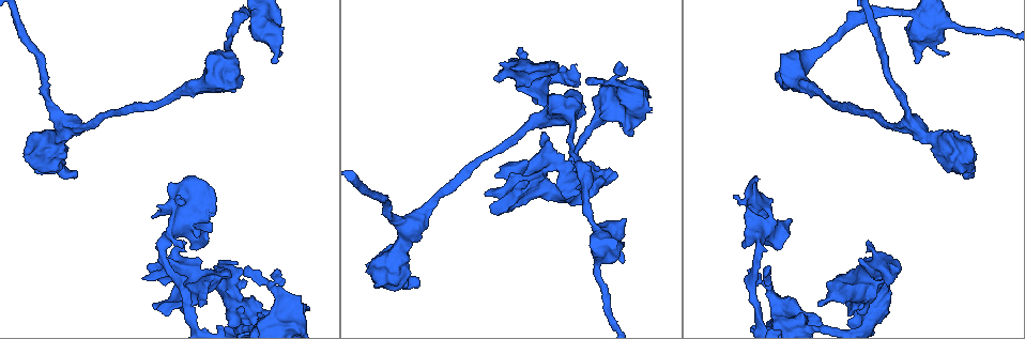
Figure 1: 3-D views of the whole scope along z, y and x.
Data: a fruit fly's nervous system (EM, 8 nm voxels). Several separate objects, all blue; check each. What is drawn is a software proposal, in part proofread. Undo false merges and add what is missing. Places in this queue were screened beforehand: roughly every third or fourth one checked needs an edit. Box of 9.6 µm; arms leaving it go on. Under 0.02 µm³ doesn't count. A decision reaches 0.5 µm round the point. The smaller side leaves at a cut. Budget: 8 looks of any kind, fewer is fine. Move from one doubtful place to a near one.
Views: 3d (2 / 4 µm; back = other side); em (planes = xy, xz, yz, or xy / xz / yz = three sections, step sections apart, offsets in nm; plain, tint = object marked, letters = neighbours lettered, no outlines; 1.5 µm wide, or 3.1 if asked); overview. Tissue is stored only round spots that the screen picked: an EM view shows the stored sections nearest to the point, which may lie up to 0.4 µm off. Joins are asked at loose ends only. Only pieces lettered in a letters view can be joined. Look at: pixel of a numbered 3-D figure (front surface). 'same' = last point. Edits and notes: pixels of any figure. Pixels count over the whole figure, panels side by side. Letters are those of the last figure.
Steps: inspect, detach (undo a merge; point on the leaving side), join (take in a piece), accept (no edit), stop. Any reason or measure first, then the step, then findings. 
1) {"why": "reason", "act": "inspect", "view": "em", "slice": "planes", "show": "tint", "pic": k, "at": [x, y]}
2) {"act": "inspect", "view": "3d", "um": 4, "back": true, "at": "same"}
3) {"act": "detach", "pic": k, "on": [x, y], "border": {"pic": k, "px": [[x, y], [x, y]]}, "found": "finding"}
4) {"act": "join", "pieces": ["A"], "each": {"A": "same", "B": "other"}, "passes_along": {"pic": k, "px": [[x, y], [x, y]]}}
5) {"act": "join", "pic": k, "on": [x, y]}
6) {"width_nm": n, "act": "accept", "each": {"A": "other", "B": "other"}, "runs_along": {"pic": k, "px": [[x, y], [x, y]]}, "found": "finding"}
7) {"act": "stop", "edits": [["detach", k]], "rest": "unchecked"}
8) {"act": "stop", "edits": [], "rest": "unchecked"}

{"act": "inspect", "view": "em", "um": 3.1, "slice": "yz", "step": 8, "show": "tint", "pic": 1, "at": [966, 165]}

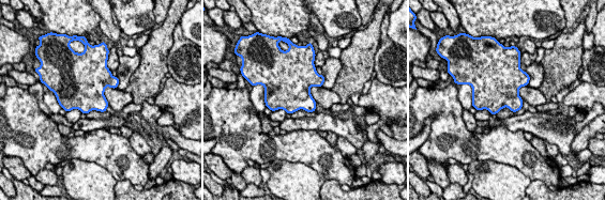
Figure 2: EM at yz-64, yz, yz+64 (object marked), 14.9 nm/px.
{"why": "cut it another way", "act": "inspect", "view": "em", "um": 3.1, "slice": "planes", "show": "letters", "at": "same"}

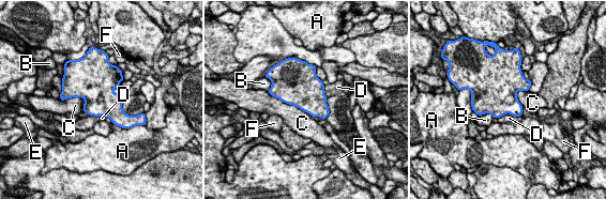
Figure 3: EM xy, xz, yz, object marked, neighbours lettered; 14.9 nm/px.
{"act": "accept", "each": {"A": "other", "B": "other", "C": "other", "D": "other", "E": "other", "F": "other"}, "border": {"pic": 3, "px": [[270, 94], [299, 107], [312, 116]]}, "found": "continuous, no second cell"}

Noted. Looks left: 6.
{"why": "an open end", "act": "inspect", "view": "3d", "um": 4, "pic": 1, "at": [275, 271]}

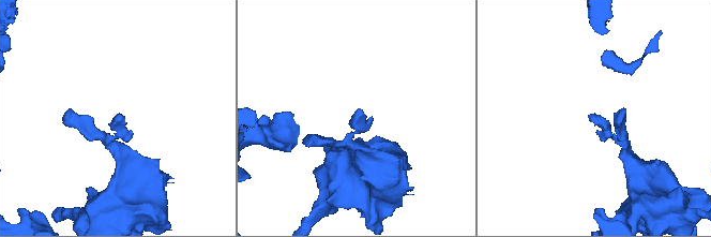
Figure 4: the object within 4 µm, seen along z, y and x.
{"why": "now the EM", "act": "inspect", "view": "em", "slice": "planes", "show": "letters", "pic": 4, "at": [360, 110]}

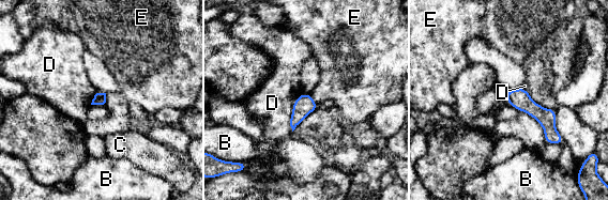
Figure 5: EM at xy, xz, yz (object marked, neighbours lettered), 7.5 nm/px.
{"width_nm": 100, "act": "accept", "each": {"B": "other", "C": "other", "D": "other", "E": "other"}, "border": {"pic": 5, "px": [[309, 94], [317, 105]]}, "found": "none of them fits"}

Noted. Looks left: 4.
{"why": "an open end", "act": "inspect", "view": "3d", "um": 4, "pic": 1, "at": [790, 221]}

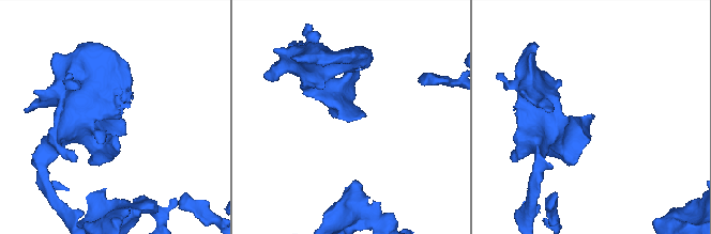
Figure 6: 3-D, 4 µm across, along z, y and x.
{"why": "need the tissue", "act": "inspect", "view": "em", "slice": "xz", "step": 8, "show": "letters", "pic": 6, "at": [121, 118]}

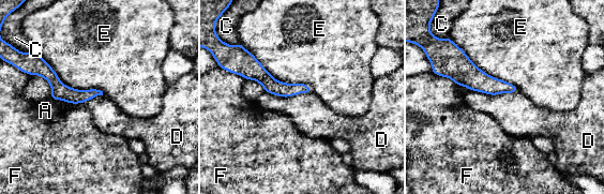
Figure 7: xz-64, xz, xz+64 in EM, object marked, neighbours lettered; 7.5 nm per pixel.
{"act": "inspect", "view": "em", "slice": "planes", "show": "letters", "at": "same"}

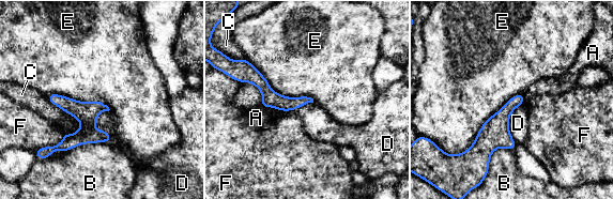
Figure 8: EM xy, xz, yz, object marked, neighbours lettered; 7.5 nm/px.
{"act": "accept", "each": {"A": "other", "B": "other", "C": "other", "D": "other", "E": "other", "F": "other"}, "border": {"pic": 8, "px": [[312, 102], [290, 110], [265, 108]]}, "found": "none of them fits"}

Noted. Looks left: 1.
{"act": "stop", "edits": [], "rest": "unchecked"}

